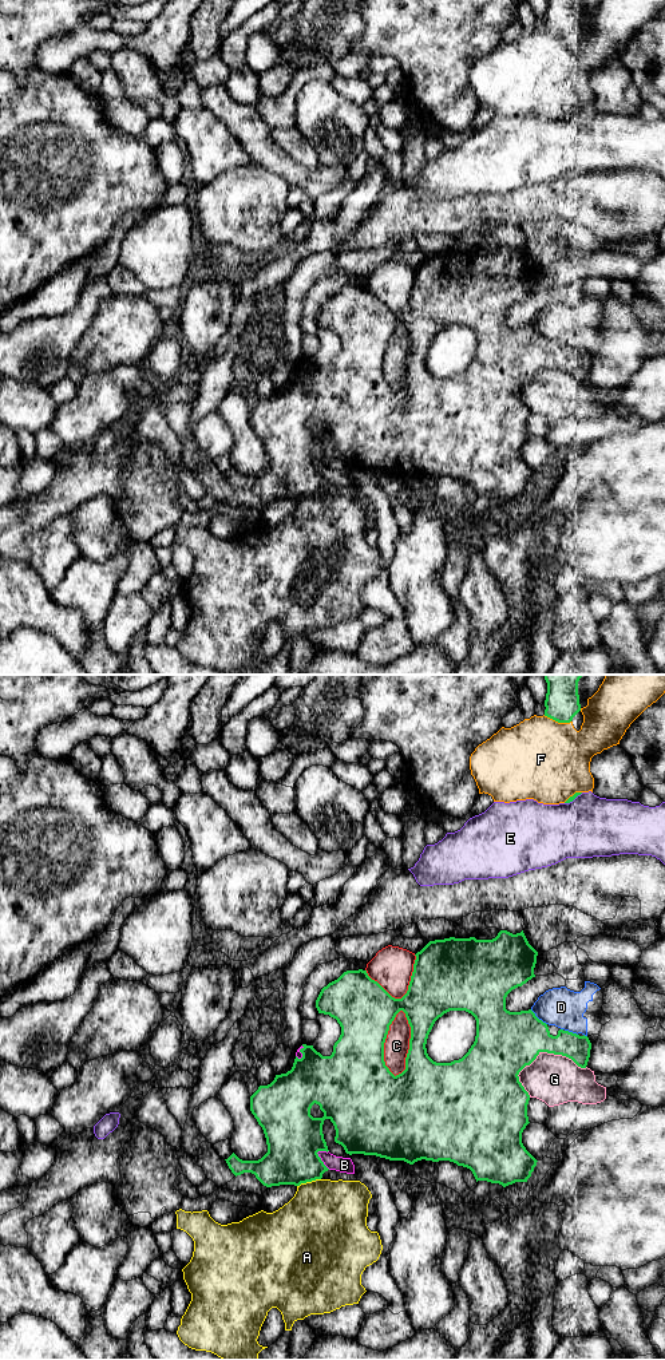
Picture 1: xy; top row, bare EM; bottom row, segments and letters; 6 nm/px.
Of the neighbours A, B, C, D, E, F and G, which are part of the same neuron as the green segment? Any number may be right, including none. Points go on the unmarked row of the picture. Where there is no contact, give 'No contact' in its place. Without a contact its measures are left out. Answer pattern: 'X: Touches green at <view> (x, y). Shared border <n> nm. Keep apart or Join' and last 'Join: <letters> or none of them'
A: Touches green at xy (308, 495). Shared border 150 nm. Keep apart
B: Touches green at xy (320, 474). Shared border 140 nm. Keep apart
C: Touches green at xy (410, 359). Shared border 400 nm. Keep apart
D: Touches green at xy (537, 332). Shared border 140 nm. Keep apart
E: Touches green at xy (573, 114). Shared border 130 nm. Keep apart
F: Touches green at xy (557, 35). Shared border 170 nm. Keep apart
G: Touches green at xy (551, 367). Shared border 420 nm. Keep apart
Join: none of them

